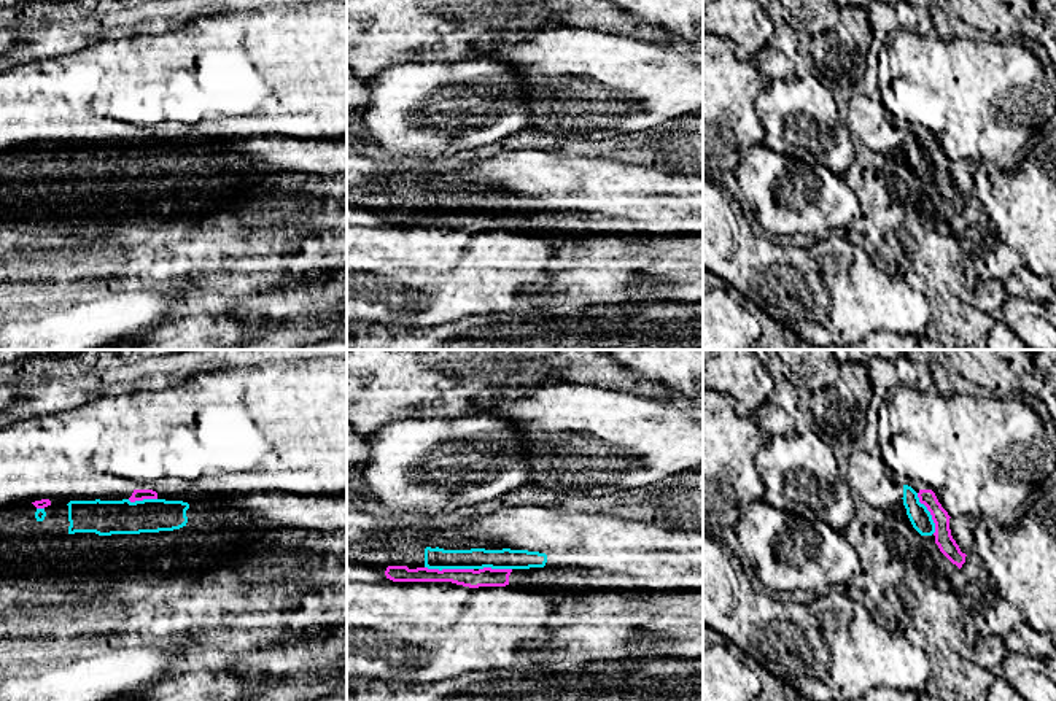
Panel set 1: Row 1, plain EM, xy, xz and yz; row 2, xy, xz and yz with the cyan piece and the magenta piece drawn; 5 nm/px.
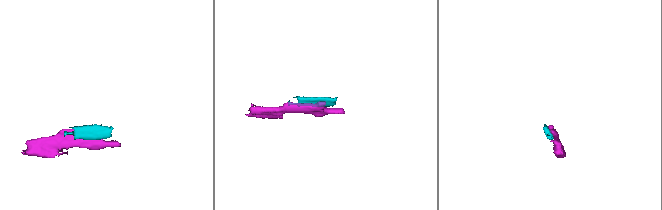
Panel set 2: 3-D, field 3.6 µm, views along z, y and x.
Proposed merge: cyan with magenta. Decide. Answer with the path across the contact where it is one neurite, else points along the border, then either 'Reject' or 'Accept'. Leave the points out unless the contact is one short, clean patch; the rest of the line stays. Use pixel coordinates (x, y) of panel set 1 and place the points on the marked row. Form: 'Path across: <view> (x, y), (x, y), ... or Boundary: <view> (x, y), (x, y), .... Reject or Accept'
Reject

